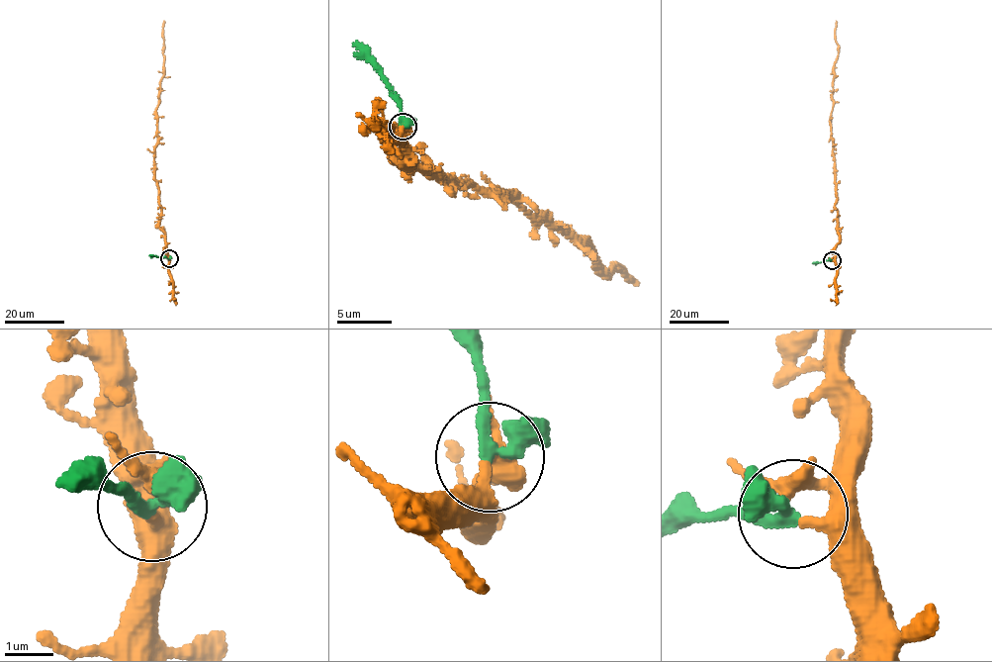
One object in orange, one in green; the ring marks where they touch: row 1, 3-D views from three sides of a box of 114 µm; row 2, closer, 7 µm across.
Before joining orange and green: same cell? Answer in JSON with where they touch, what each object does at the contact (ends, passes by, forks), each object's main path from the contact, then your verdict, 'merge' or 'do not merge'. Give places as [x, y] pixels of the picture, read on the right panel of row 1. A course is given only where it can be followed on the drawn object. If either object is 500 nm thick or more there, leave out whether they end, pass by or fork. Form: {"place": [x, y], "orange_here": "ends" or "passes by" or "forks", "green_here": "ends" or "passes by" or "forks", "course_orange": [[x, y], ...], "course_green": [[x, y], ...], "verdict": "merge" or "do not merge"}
{"place": [832, 260], "orange_here": "ends", "green_here": "passes by", "course_orange": [[832, 260], [840, 240], [831, 111], [834, 61], [838, 56], [836, 20]], "course_green": [[832, 260], [812, 263]], "verdict": "do not merge"}

